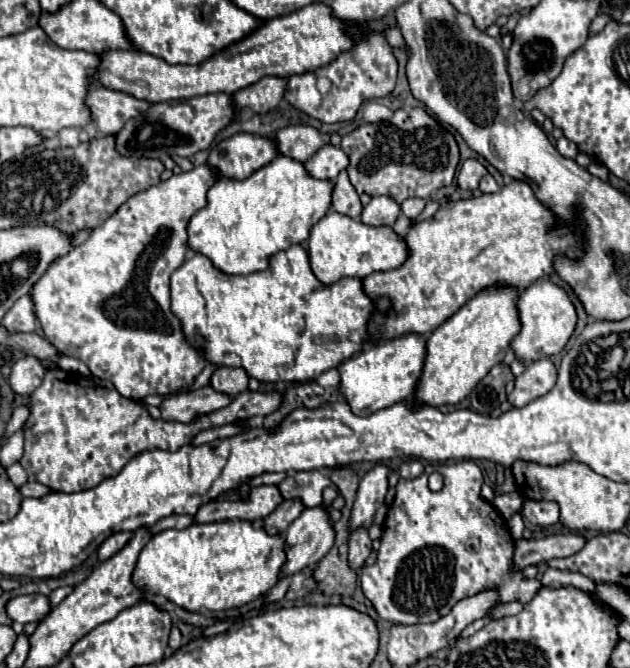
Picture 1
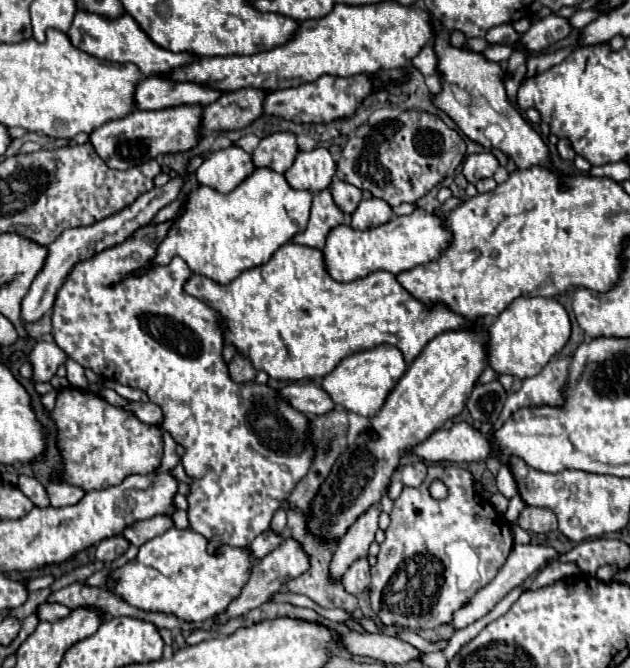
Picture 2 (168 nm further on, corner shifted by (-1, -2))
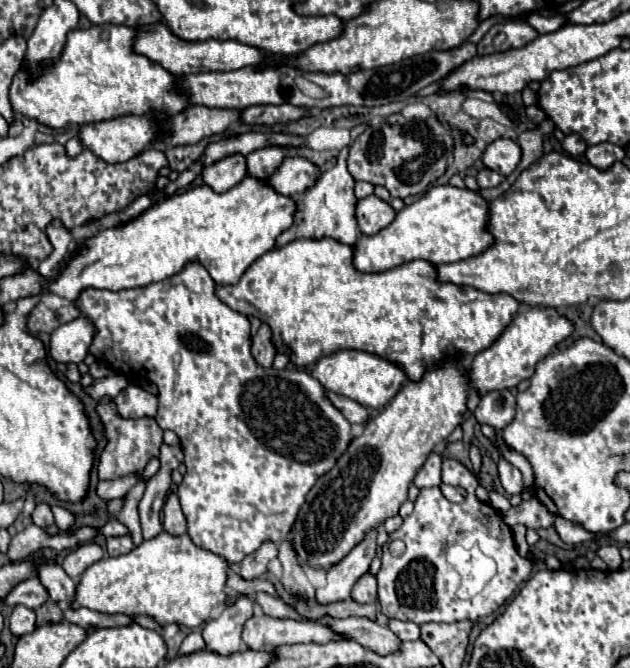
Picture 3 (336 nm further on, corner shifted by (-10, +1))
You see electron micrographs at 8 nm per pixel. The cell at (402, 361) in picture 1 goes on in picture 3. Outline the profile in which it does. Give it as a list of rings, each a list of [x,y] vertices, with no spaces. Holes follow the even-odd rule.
[[[339,350],[333,352],[331,356],[323,356],[315,364],[311,376],[317,378],[325,390],[347,396],[365,408],[377,408],[377,410],[385,408],[385,404],[397,394],[399,386],[407,378],[405,372],[395,362],[359,350]]]

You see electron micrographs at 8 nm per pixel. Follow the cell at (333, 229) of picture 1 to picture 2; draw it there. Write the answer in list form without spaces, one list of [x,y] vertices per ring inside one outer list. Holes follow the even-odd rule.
[[[416,207],[410,215],[394,217],[388,223],[366,231],[356,231],[346,223],[338,225],[334,231],[330,231],[326,247],[322,251],[326,259],[326,269],[332,279],[354,281],[380,269],[398,275],[412,267],[436,261],[450,245],[452,231],[446,225],[446,215],[436,215],[432,211]]]

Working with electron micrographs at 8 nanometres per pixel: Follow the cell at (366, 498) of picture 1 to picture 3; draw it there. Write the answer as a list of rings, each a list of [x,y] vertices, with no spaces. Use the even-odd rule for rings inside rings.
[[[377,528],[369,530],[363,540],[337,564],[327,570],[327,582],[317,590],[317,602],[337,602],[347,600],[351,596],[351,588],[359,576],[369,570],[371,560],[375,558],[377,548]]]

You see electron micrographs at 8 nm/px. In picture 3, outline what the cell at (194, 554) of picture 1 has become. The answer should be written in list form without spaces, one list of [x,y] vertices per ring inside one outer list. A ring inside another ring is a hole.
[[[161,532],[151,540],[143,540],[141,546],[133,548],[129,554],[117,556],[117,558],[103,558],[95,564],[91,564],[79,584],[77,584],[77,596],[73,600],[73,608],[85,606],[97,612],[107,614],[149,614],[159,624],[183,624],[187,628],[199,628],[207,622],[211,616],[211,610],[219,604],[227,602],[225,594],[225,582],[227,582],[227,570],[229,564],[219,554],[207,552],[205,548],[199,548],[193,544],[193,540],[187,534],[171,536],[169,532]]]

